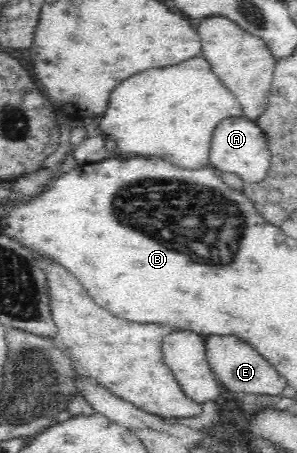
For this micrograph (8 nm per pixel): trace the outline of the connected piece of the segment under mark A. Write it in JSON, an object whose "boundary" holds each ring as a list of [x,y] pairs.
{"boundary":[[[238,116],[224,119],[214,128],[211,137],[207,165],[216,172],[236,173],[242,181],[258,183],[262,181],[270,167],[270,150],[263,131],[246,117]]]}

